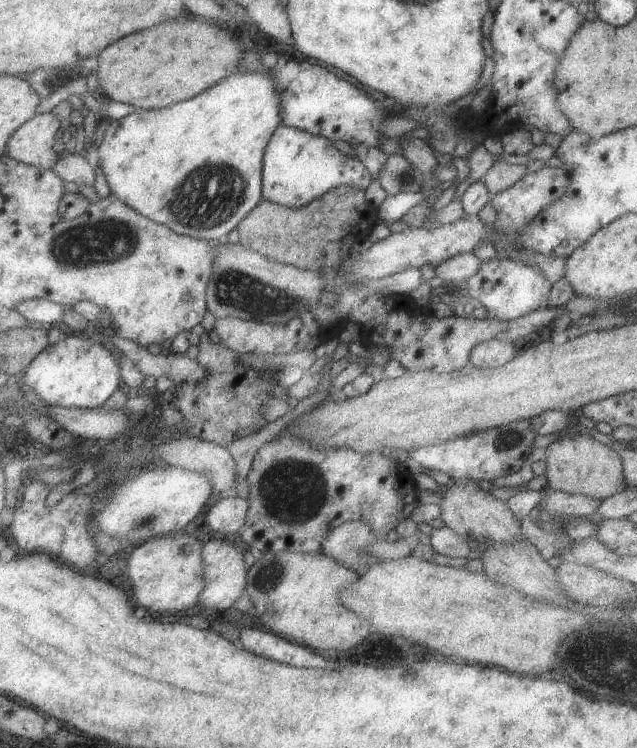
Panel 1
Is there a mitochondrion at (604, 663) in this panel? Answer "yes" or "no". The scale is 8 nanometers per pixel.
yes

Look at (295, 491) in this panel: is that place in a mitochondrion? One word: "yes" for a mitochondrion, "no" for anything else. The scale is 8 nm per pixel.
yes

